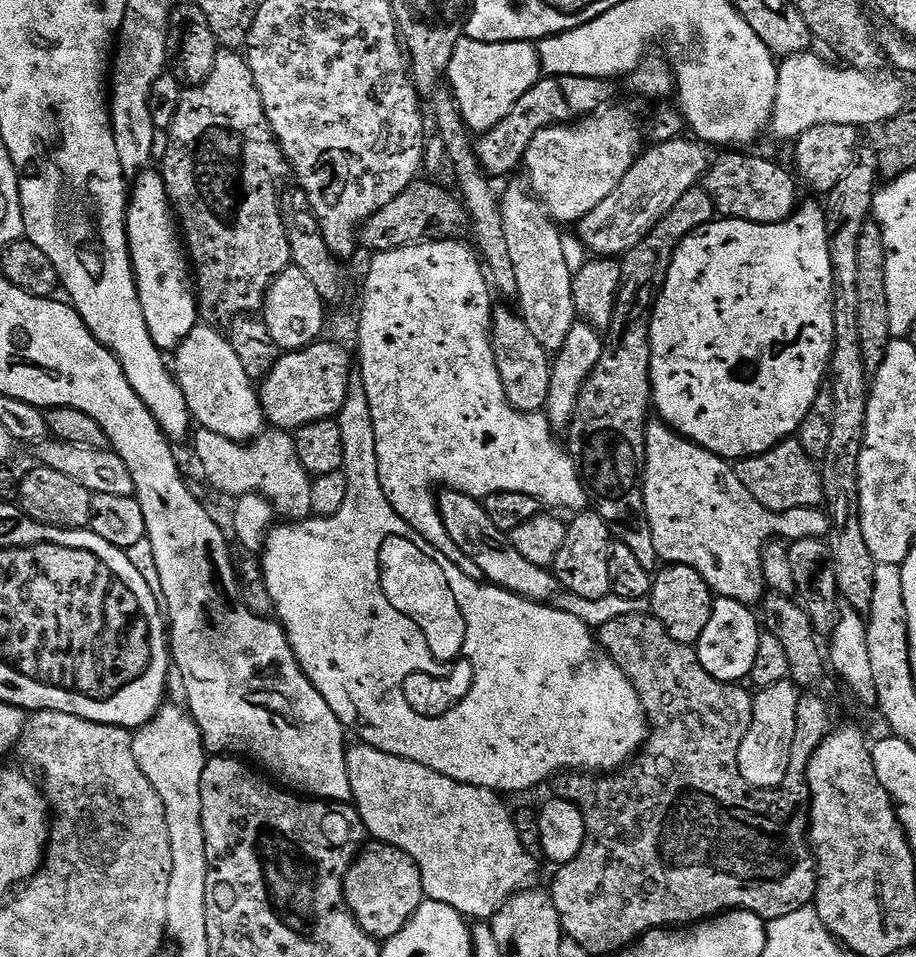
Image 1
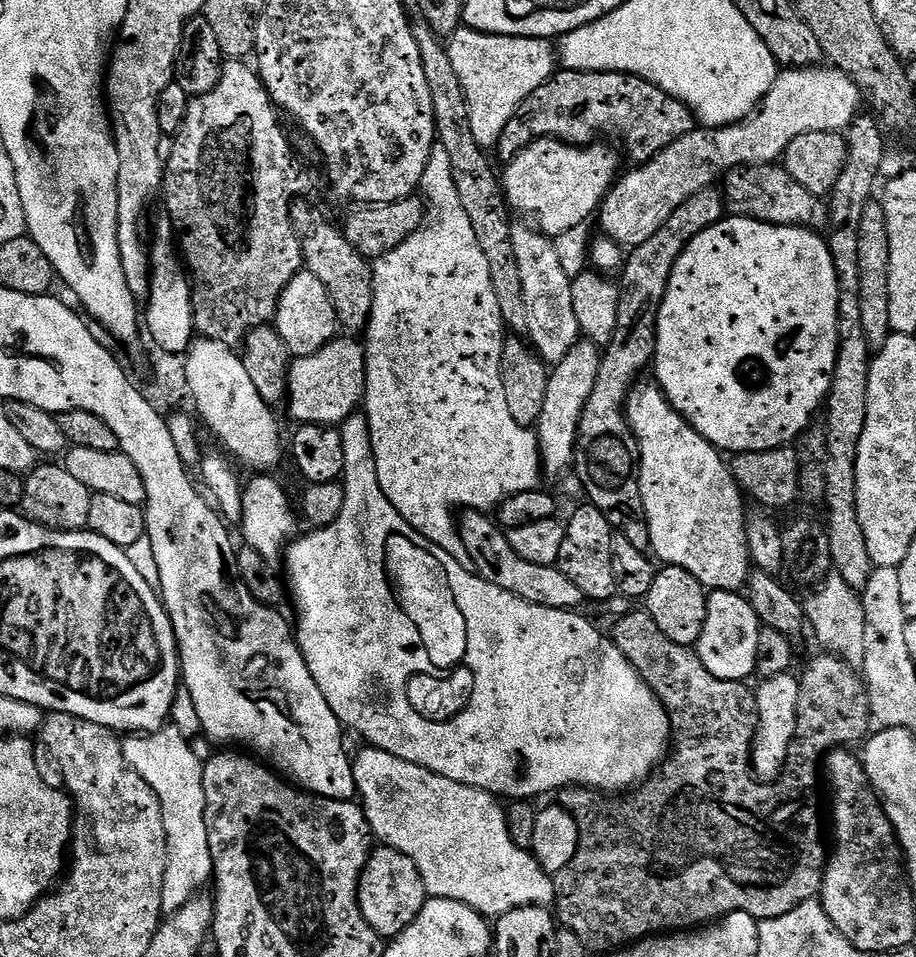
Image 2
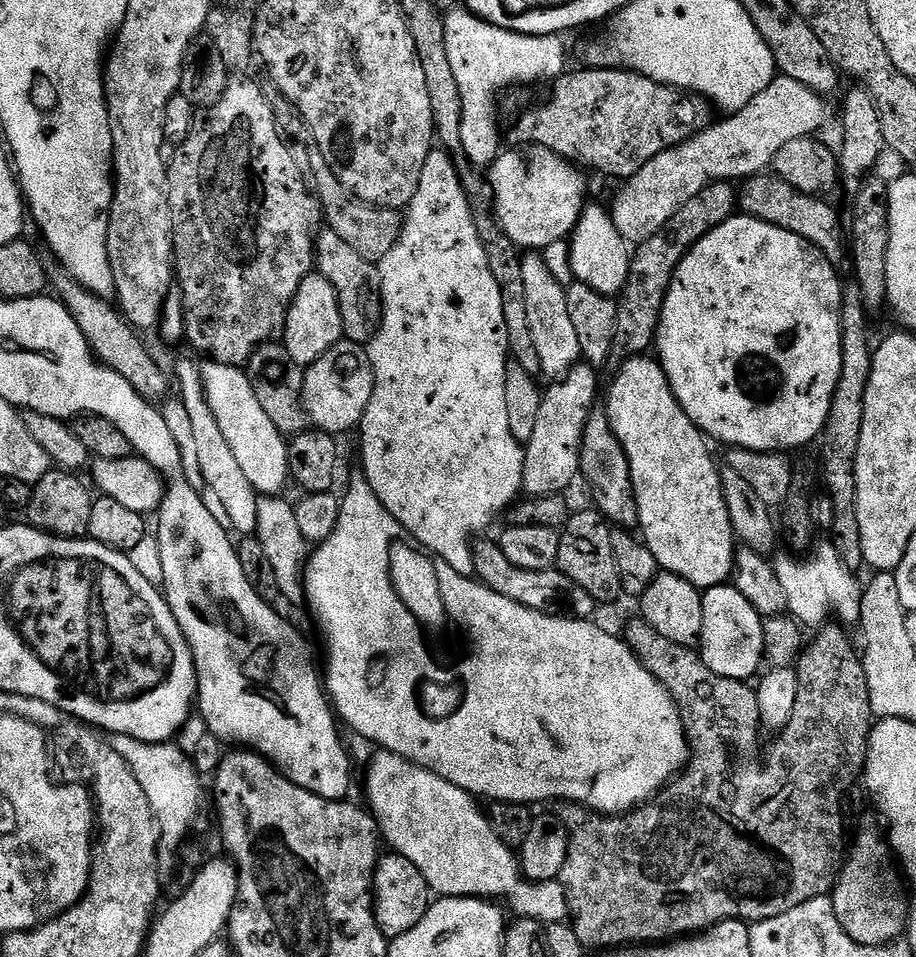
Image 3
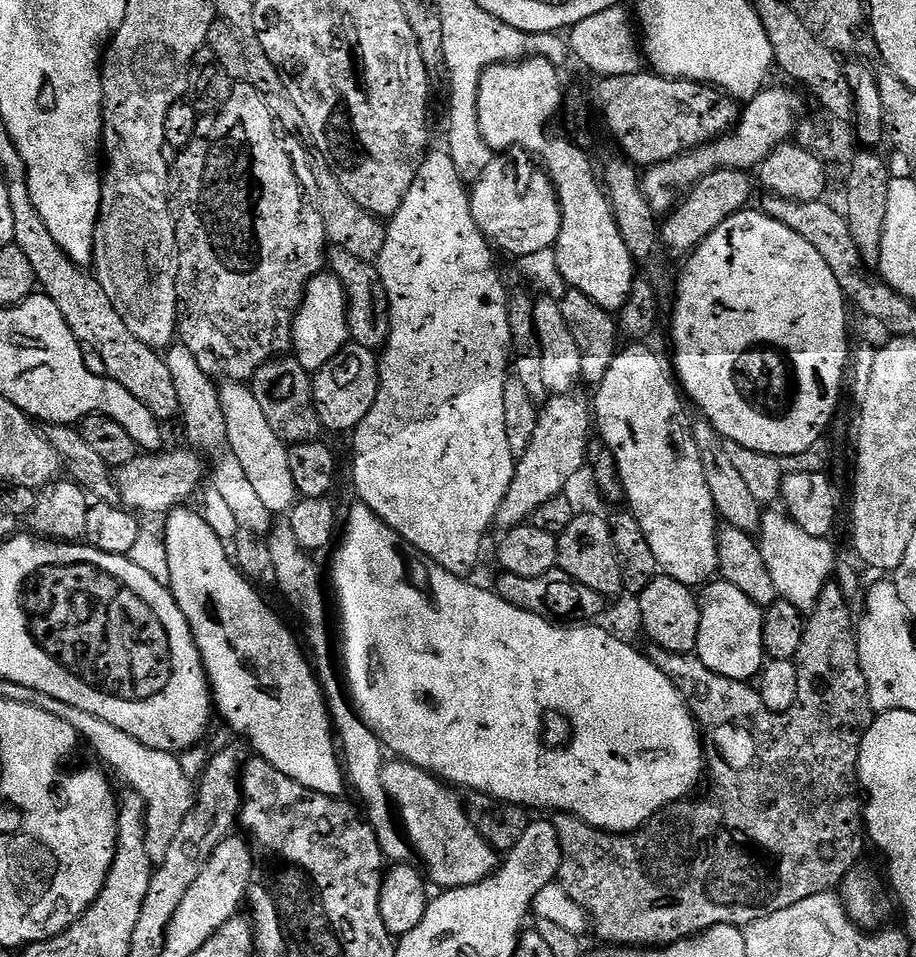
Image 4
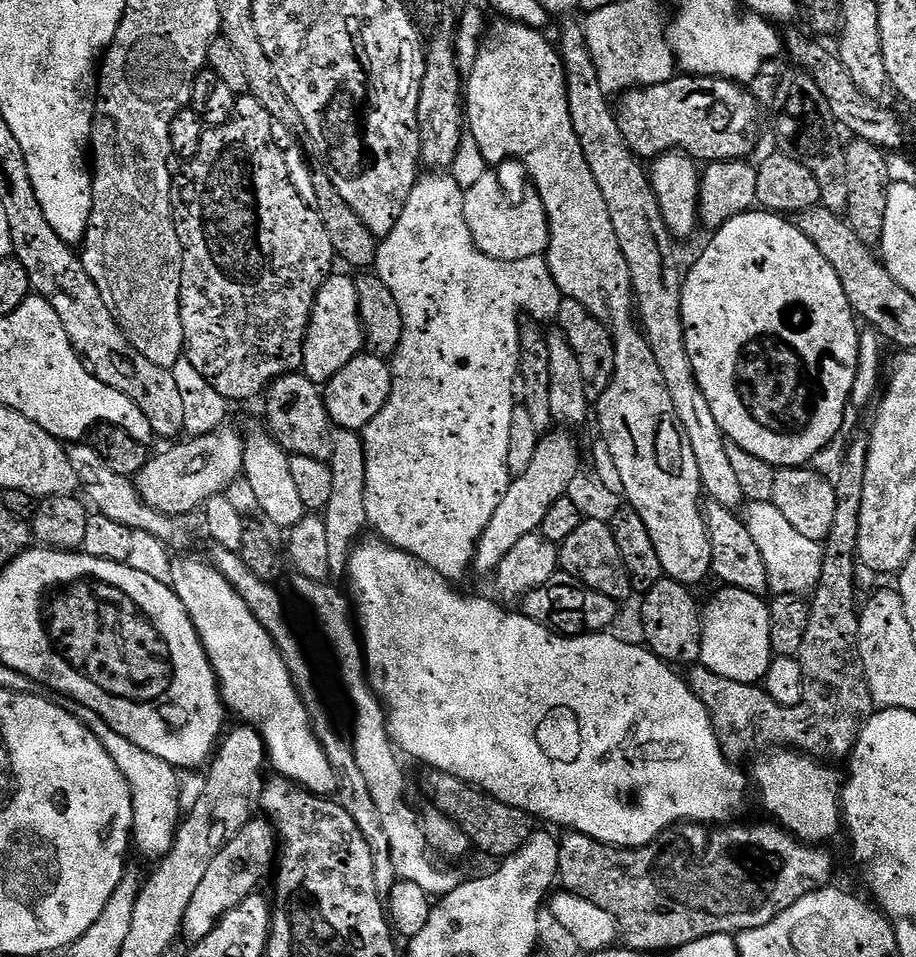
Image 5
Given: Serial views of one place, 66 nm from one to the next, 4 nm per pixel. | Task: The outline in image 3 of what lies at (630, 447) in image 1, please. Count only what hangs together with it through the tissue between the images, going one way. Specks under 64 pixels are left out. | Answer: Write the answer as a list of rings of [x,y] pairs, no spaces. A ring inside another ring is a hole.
[[[731,183],[706,186],[702,194],[694,194],[686,206],[681,206],[678,214],[674,214],[674,218],[670,218],[654,238],[642,242],[631,253],[630,274],[616,306],[618,326],[614,330],[613,361],[623,362],[633,356],[643,356],[655,345],[656,332],[660,329],[660,311],[664,309],[664,299],[676,267],[689,248],[693,248],[710,230],[722,226],[722,222],[730,219],[737,208],[738,192]],[[593,411],[586,422],[580,447],[580,476],[588,479],[592,496],[596,499],[595,511],[599,512],[609,525],[632,530],[640,523],[638,502],[634,498],[634,482],[630,478],[630,462],[622,442],[614,434],[607,415],[603,411]]]

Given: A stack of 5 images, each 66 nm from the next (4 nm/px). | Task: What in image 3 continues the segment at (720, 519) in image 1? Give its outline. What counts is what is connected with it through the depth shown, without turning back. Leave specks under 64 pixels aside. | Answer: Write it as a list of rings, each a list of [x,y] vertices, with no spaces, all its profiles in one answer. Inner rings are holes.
[[[648,354],[633,356],[617,367],[620,369],[608,388],[608,408],[606,407],[610,426],[618,442],[622,442],[626,458],[630,462],[630,478],[634,482],[634,498],[638,502],[640,519],[638,532],[663,571],[678,574],[701,590],[716,588],[733,579],[738,551],[730,510],[724,501],[720,468],[712,461],[709,441],[704,433],[674,398],[659,359],[652,357],[651,360],[650,357]]]

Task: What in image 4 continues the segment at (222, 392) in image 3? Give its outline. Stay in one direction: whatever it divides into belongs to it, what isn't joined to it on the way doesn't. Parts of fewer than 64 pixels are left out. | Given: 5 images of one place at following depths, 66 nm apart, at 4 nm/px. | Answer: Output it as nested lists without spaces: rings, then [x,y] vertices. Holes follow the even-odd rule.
[[[224,382],[219,385],[222,398],[222,414],[226,414],[226,434],[228,448],[236,456],[240,468],[246,470],[251,485],[263,501],[266,510],[273,514],[291,512],[298,499],[294,478],[290,474],[289,445],[270,430],[270,422],[258,407],[258,398],[254,398],[251,387],[244,382]]]

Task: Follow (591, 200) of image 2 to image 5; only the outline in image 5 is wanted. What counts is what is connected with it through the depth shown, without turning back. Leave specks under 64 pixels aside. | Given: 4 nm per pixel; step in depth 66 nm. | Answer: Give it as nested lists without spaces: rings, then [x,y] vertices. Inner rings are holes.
[[[487,170],[474,186],[464,193],[464,217],[466,226],[470,226],[470,234],[482,250],[490,258],[498,258],[506,262],[532,262],[543,257],[548,250],[550,230],[548,215],[542,206],[542,198],[529,194],[521,198],[517,204],[512,204],[510,197],[504,193],[495,171]]]

